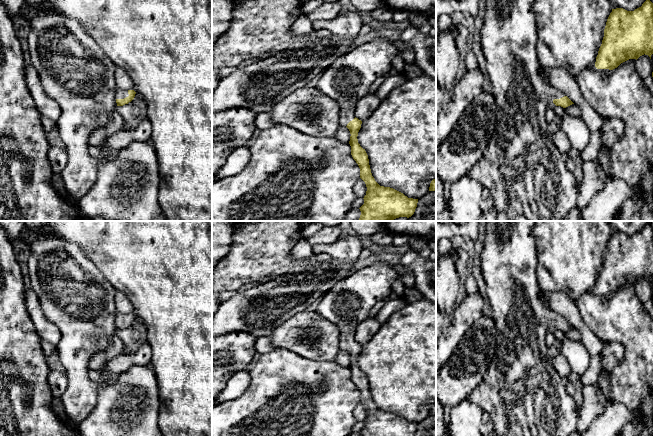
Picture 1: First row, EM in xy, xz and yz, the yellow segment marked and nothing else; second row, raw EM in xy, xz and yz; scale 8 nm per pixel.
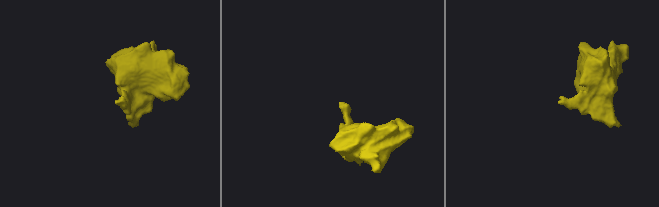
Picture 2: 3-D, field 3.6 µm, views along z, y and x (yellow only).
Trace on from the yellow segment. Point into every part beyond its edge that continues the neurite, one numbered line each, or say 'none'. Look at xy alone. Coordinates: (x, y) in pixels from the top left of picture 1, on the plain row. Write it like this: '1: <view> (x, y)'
1: xy (120, 318)

